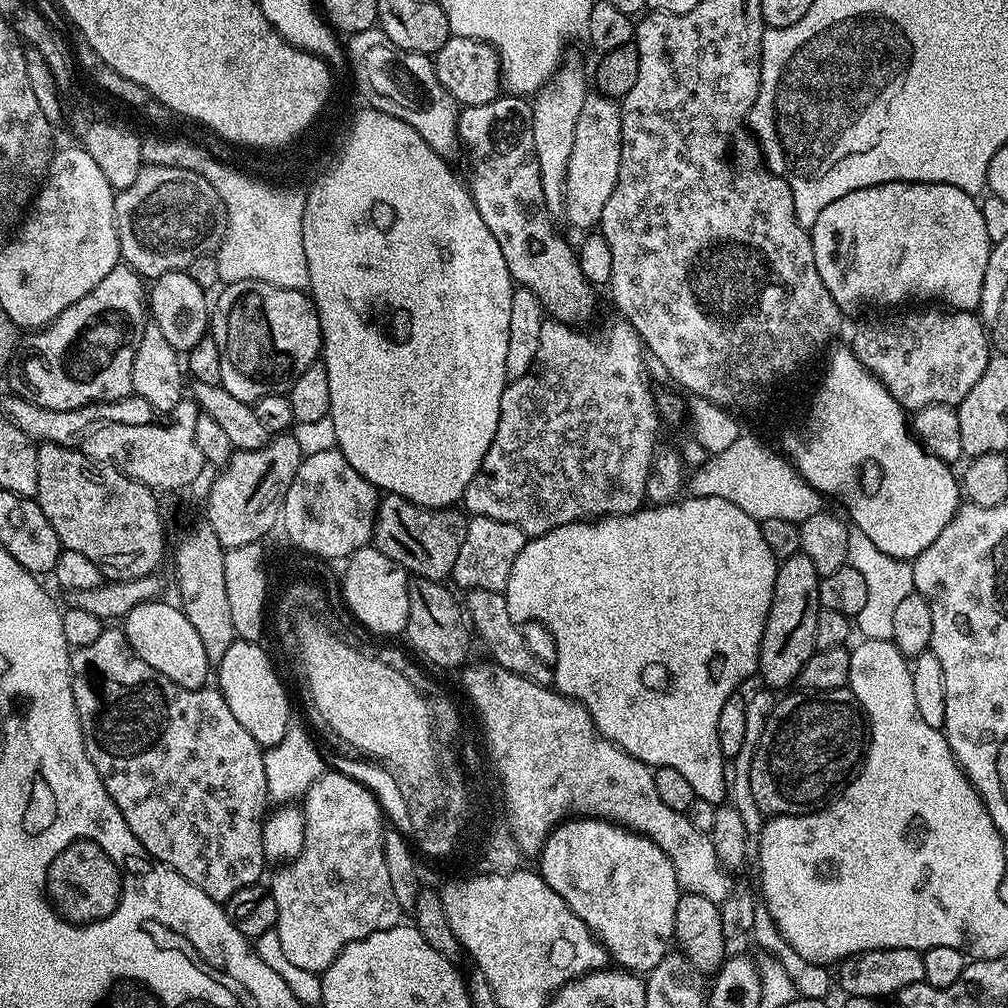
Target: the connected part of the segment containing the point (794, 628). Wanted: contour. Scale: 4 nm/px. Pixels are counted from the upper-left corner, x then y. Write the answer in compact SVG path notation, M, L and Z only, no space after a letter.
M797 554L779 561L776 570L776 582L774 584L774 598L770 606L770 614L766 618L766 630L762 634L762 646L760 647L759 679L764 679L772 688L784 688L797 683L802 666L806 666L812 653L817 651L814 642L814 630L818 626L818 614L820 613L820 575L810 562L810 558L803 554Z

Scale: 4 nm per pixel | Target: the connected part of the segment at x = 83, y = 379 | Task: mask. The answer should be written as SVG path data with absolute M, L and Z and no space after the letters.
M121 262L114 266L114 270L110 270L110 274L106 274L106 278L102 278L102 282L98 282L98 286L94 286L94 290L90 290L90 294L86 294L86 298L78 298L78 302L74 302L74 306L70 306L66 310L62 310L62 314L58 314L58 318L54 318L54 322L50 322L45 328L33 331L31 334L23 337L22 343L19 345L16 359L10 365L10 381L12 380L11 391L15 395L20 396L23 400L28 400L32 404L37 404L43 408L50 410L74 410L81 408L87 404L95 404L97 402L107 402L110 400L121 400L124 396L133 395L132 391L132 371L134 370L134 354L138 354L138 342L142 342L142 334L146 323L146 284L145 281L127 264Z

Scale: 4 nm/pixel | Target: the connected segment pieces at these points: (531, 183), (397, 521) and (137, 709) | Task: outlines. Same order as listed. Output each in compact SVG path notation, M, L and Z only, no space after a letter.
M501 94L494 98L494 102L486 102L482 106L461 107L456 117L456 135L460 138L462 152L468 155L468 191L478 206L478 214L482 214L482 222L486 222L490 234L494 234L498 241L513 281L531 290L551 319L584 326L596 312L597 289L588 281L586 274L582 274L577 249L564 241L563 234L552 221L555 220L553 213L546 206L546 198L542 194L542 174L538 170L538 154L534 150L531 103L522 96Z
M389 492L378 500L374 547L386 554L386 558L398 562L398 566L405 568L413 577L444 582L451 577L462 538L466 538L467 525L465 513L455 507L423 508Z
M116 626L105 627L98 634L98 638L94 638L94 642L90 642L90 646L75 649L71 653L71 657L74 706L78 710L86 754L90 758L94 770L98 770L98 774L104 780L110 798L114 798L114 806L118 806L118 810L122 810L122 818L126 818L126 826L134 834L134 838L138 838L138 842L142 842L142 846L149 856L156 863L170 866L178 874L182 874L182 878L186 878L191 884L198 886L198 890L202 890L209 898L217 902L229 900L231 896L238 894L238 890L242 890L246 886L261 883L262 877L260 875L263 874L264 867L266 867L264 822L270 808L266 770L264 769L264 752L260 744L254 742L254 738L250 738L250 733L241 726L238 718L234 718L230 706L226 706L219 690L212 686L183 688L170 682L170 678L158 674L158 670L154 670L154 666L146 666L146 662L142 662L142 658L138 658L138 654L134 654L123 631Z

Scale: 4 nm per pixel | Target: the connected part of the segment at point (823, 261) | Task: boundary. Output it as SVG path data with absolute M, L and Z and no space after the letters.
M895 180L850 190L818 214L810 235L814 266L818 266L830 298L842 310L863 304L904 304L907 300L941 300L941 305L957 312L979 309L982 278L994 242L986 234L986 218L982 218L977 197L958 190L958 186Z

